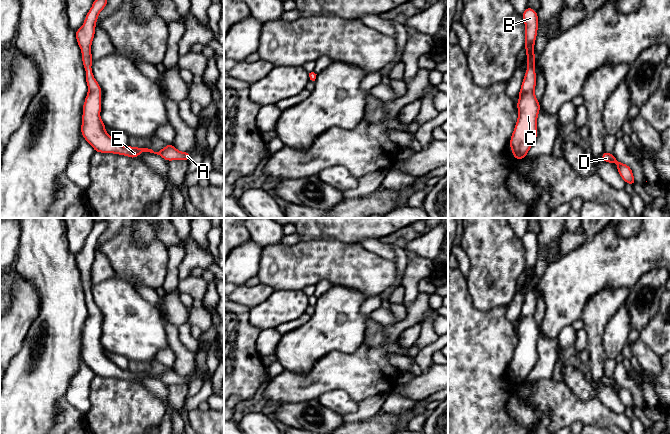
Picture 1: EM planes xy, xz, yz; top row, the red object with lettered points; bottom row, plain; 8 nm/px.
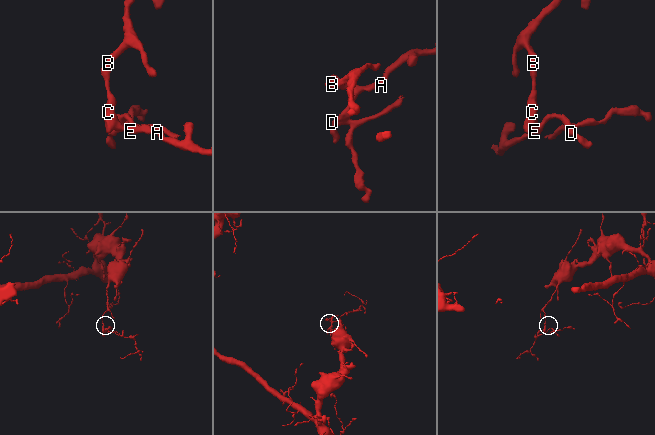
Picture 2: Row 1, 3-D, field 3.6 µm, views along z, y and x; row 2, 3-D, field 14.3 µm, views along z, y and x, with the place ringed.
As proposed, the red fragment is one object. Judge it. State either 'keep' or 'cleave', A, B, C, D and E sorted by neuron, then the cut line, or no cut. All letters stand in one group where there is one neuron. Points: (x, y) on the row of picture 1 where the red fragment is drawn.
keep | A B C D E | no cut

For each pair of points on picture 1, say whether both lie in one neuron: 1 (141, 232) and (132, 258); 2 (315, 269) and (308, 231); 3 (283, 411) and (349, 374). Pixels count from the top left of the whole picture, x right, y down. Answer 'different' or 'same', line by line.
1: different
2: different
3: different

